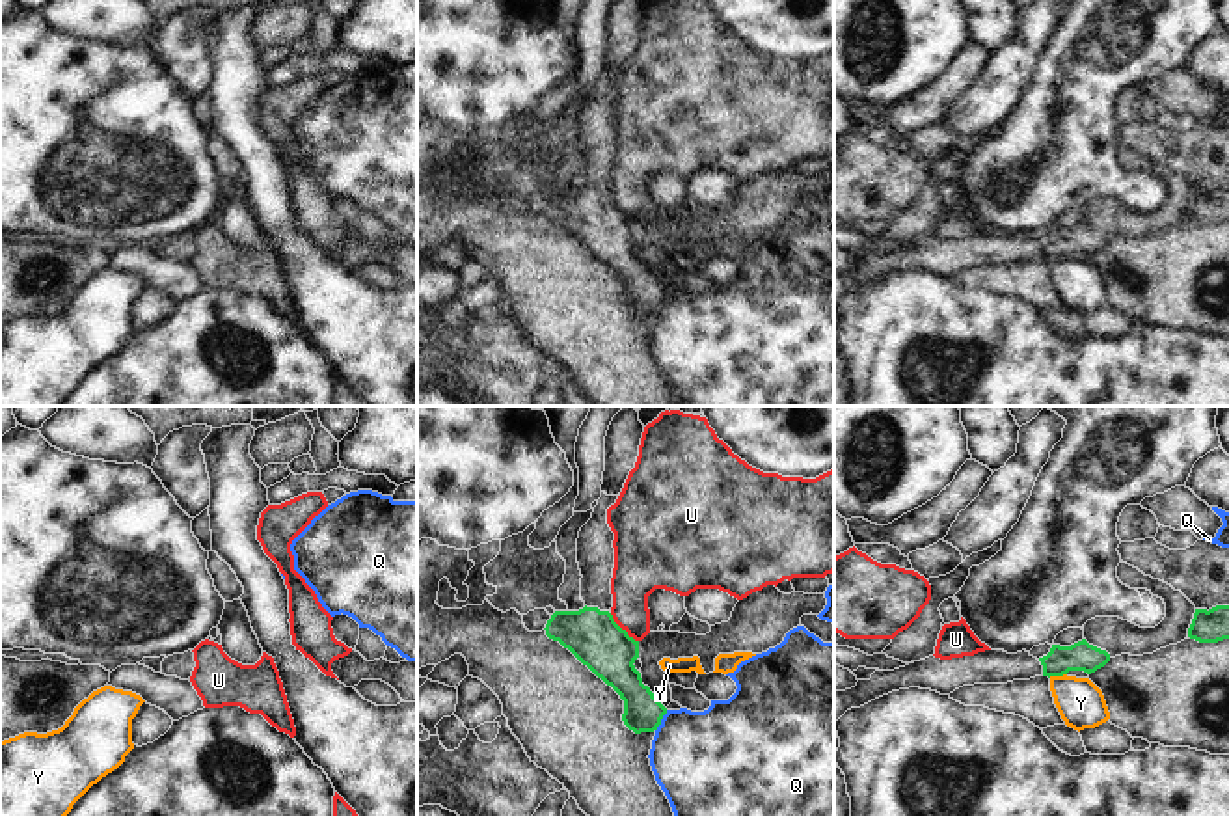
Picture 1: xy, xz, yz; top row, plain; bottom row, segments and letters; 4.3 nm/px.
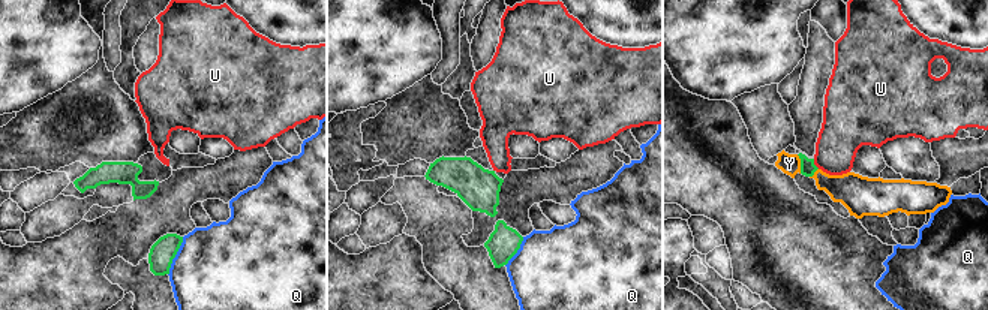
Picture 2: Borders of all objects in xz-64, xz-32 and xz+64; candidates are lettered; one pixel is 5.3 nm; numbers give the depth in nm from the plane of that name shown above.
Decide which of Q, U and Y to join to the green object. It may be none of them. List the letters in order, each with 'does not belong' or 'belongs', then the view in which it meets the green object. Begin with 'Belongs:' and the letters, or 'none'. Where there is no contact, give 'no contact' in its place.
Belongs: none
Q: does not belong | xz
U: does not belong | xz
Y: does not belong | yz

